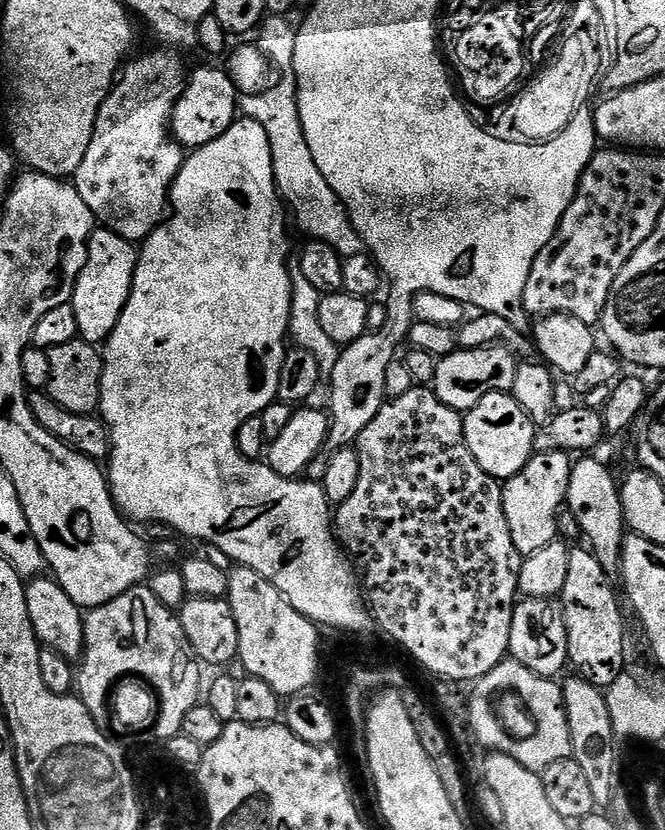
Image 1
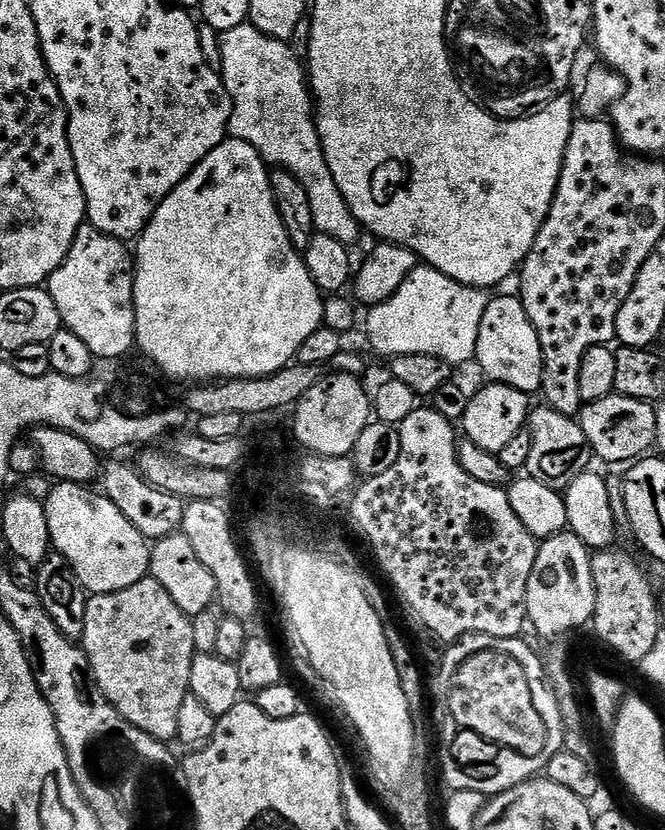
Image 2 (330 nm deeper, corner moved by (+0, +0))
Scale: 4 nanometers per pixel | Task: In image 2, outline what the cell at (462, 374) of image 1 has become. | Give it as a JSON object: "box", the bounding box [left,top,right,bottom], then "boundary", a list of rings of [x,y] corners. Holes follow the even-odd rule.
{"box":[475,295,544,394],"boundary":[[[493,295],[486,306],[486,314],[482,314],[482,326],[478,326],[478,346],[476,347],[475,363],[480,364],[482,371],[488,375],[487,379],[493,384],[505,384],[519,392],[536,394],[540,392],[540,383],[544,374],[544,359],[542,346],[538,342],[538,334],[522,306],[519,295]]]}

